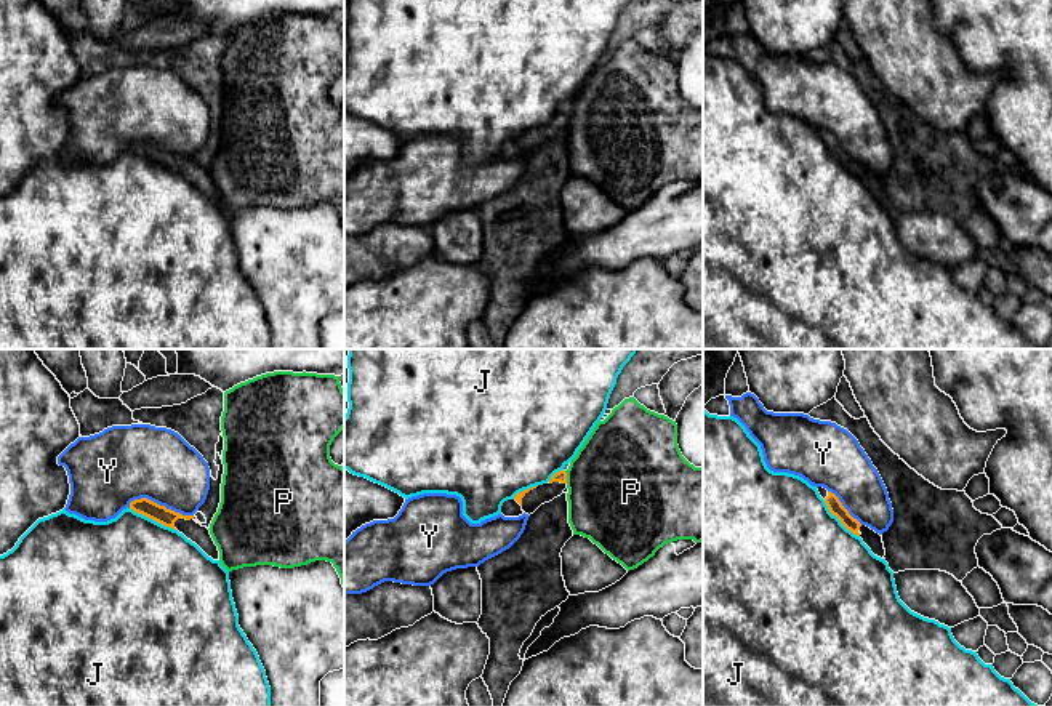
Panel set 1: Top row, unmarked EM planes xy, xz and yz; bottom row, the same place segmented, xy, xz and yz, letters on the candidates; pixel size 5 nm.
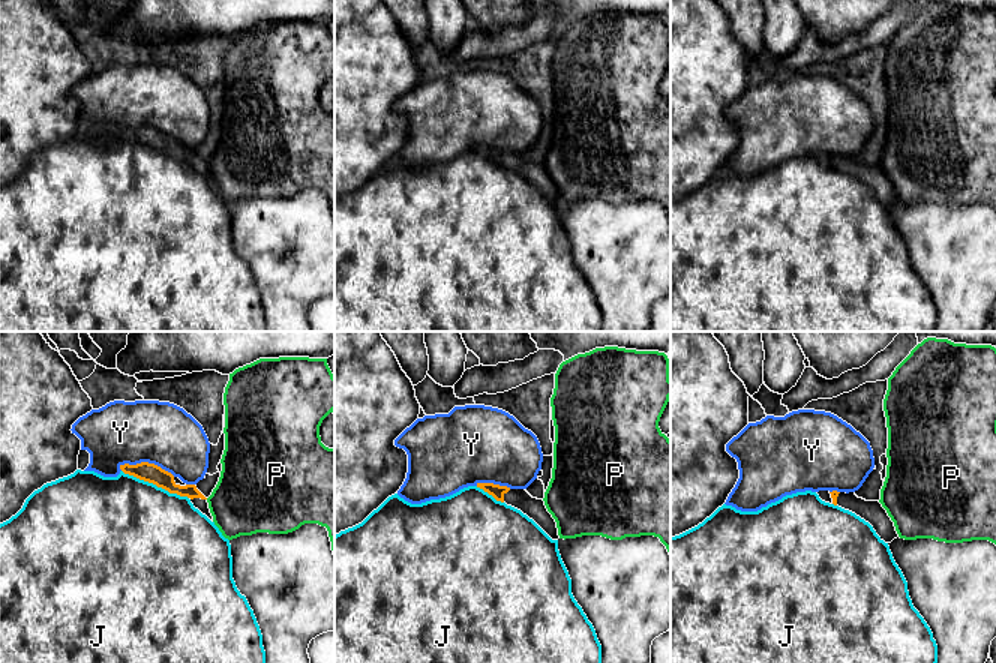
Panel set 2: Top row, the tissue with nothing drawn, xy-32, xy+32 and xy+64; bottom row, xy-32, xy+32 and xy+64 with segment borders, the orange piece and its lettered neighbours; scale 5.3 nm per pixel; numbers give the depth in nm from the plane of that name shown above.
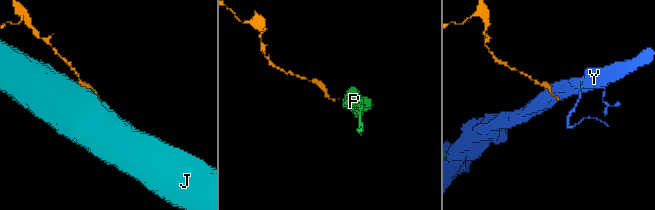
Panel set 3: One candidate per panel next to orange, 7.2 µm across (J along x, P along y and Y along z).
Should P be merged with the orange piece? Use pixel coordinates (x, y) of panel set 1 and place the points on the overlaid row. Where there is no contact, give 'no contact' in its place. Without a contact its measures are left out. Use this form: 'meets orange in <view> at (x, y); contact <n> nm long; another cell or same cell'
meets orange in xz at (566, 477); contact 70 nm long; another cell

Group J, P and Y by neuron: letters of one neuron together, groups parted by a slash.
J / P / Y

